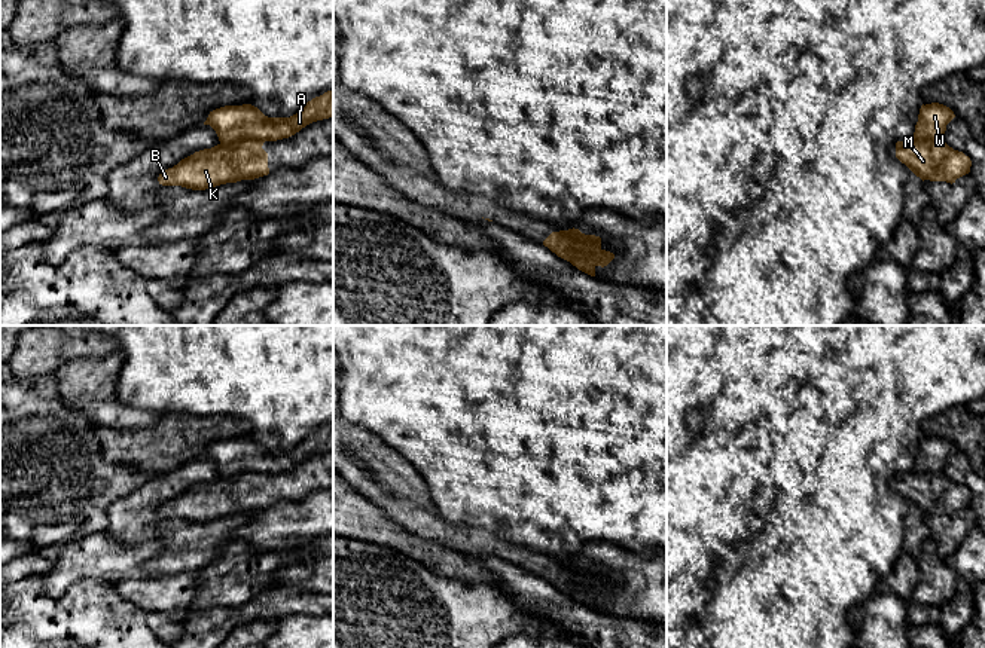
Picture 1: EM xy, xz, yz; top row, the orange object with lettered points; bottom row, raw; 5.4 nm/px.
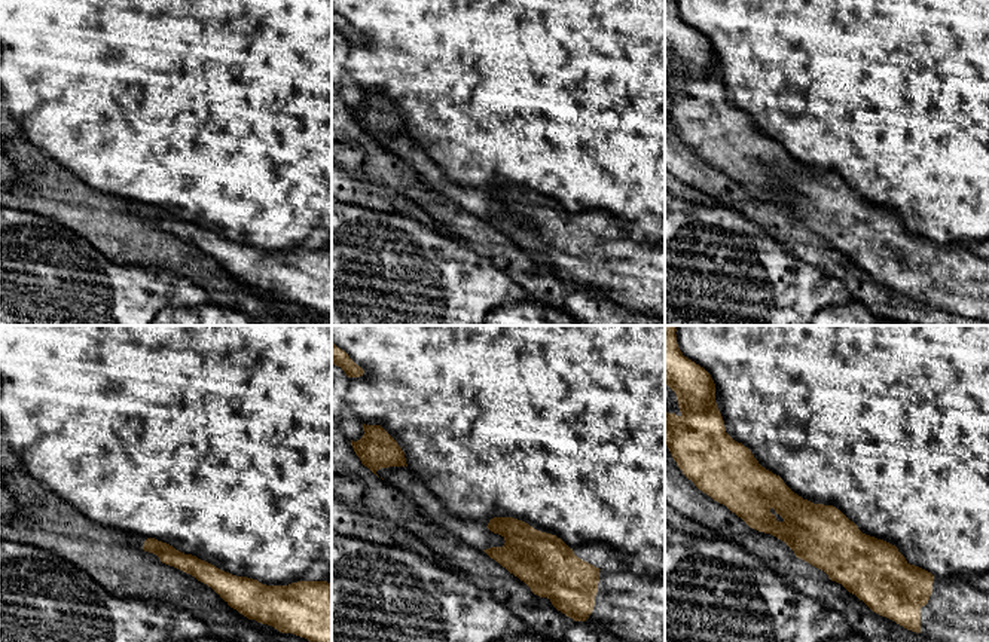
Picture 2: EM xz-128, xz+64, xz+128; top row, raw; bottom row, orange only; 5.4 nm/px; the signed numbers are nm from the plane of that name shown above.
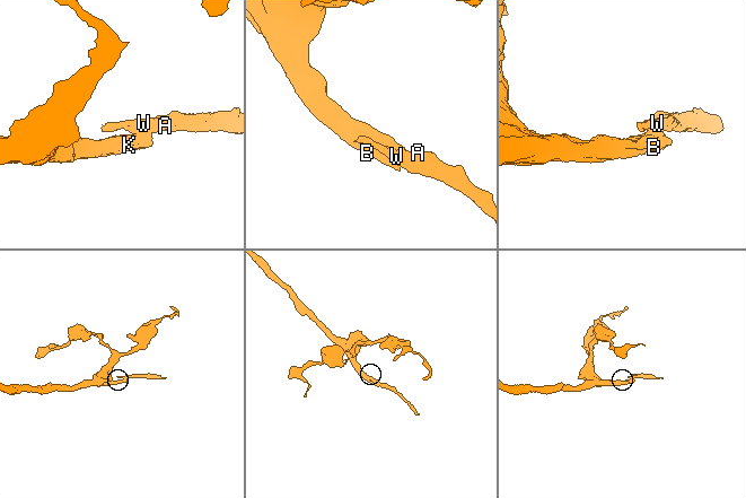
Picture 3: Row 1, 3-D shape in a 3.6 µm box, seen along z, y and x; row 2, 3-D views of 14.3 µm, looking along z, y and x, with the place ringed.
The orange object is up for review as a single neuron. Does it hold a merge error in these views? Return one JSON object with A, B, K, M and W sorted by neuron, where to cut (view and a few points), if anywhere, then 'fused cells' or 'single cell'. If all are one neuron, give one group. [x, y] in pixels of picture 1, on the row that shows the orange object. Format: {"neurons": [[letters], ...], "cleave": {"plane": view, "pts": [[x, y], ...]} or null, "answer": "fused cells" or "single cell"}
{"neurons": [["A", "W"], ["B", "K", "M"]], "cleave": {"plane": "xy", "pts": [[265, 140], [241, 138], [220, 144]]}, "answer": "fused cells"}

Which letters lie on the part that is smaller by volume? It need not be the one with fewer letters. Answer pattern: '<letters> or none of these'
A, W

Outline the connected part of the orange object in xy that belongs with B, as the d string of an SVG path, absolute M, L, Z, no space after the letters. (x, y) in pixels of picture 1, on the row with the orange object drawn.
M247 138L232 144L217 144L195 152L158 177L162 186L182 186L192 190L205 190L226 183L254 180L269 174L268 153L262 149L265 140Z

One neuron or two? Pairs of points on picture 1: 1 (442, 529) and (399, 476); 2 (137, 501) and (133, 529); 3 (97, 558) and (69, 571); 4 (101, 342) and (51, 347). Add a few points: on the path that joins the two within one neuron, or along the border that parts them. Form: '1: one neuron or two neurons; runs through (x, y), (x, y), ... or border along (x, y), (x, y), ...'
1: one neuron; runs through (429, 519), (399, 489)
2: one neuron; runs through (137, 509), (133, 522)
3: one neuron; runs through (90, 558), (82, 558), (76, 564)
4: one neuron; runs through (90, 345), (63, 345)

